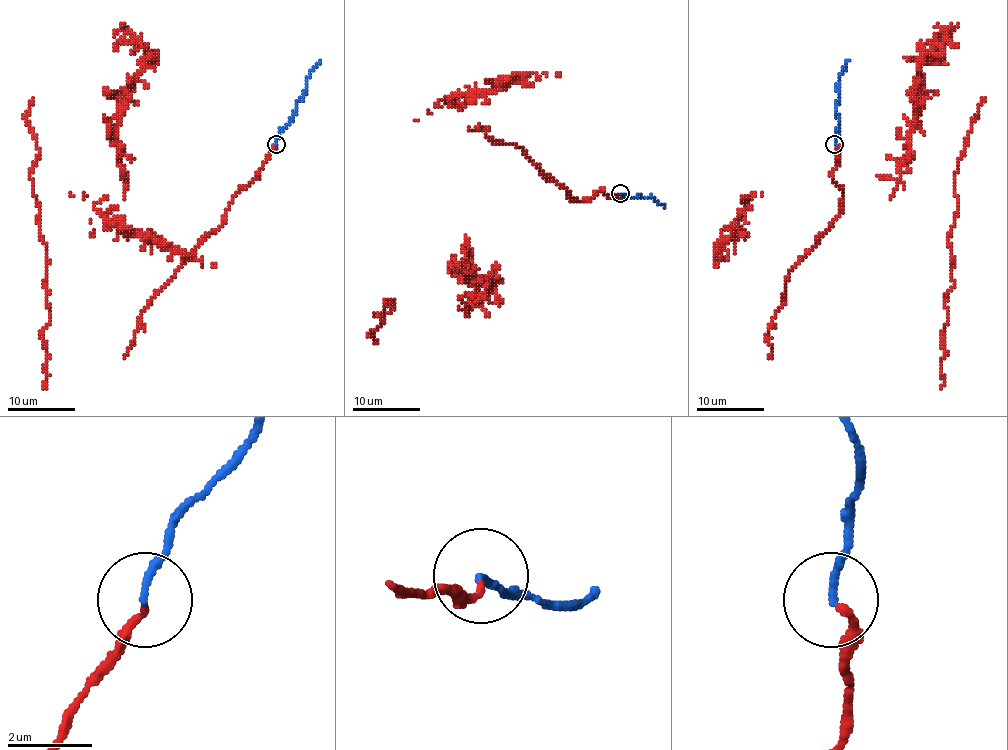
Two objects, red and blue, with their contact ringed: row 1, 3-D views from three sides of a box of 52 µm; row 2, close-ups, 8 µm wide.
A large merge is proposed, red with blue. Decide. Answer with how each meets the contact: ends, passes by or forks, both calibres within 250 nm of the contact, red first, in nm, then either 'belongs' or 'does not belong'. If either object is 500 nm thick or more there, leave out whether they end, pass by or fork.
red ends | blue ends | 170/150 nm | belongs

